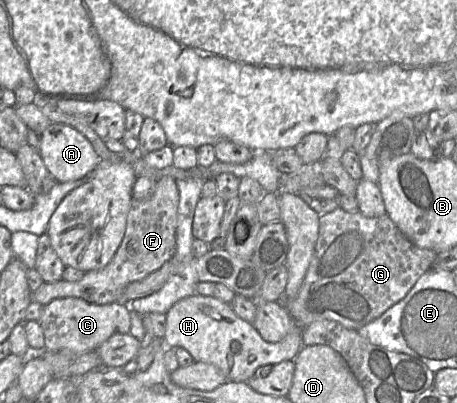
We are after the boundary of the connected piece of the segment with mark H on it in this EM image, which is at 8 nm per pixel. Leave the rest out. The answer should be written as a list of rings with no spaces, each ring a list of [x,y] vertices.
[[[194,294],[177,301],[165,314],[167,328],[164,338],[155,339],[154,347],[148,340],[137,354],[139,371],[146,371],[153,362],[157,348],[185,348],[196,362],[207,362],[218,367],[232,382],[247,382],[264,365],[294,360],[302,345],[302,326],[297,324],[286,337],[276,343],[266,342],[253,324],[241,319],[231,305],[214,296]]]

